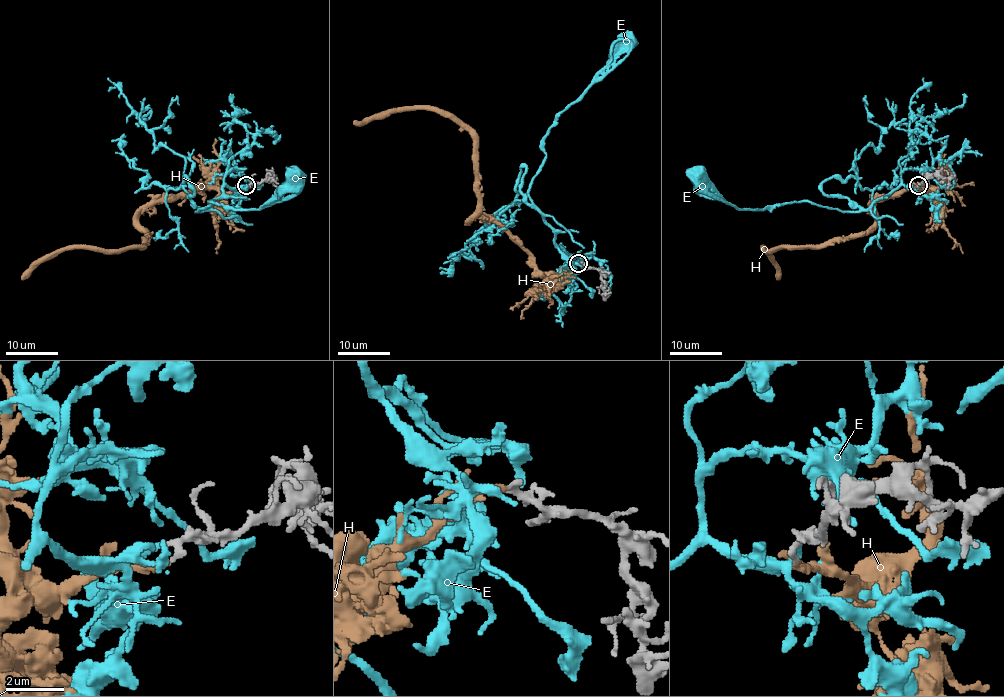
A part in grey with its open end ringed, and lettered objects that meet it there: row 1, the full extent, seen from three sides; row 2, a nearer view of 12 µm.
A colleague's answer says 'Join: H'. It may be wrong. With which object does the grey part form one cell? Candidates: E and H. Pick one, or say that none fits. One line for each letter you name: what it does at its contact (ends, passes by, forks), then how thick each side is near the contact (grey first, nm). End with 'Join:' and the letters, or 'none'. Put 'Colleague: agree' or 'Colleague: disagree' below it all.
E: It ends there. Thickness 260 nm (grey) against 200 nm
Join: E
Colleague: disagree

